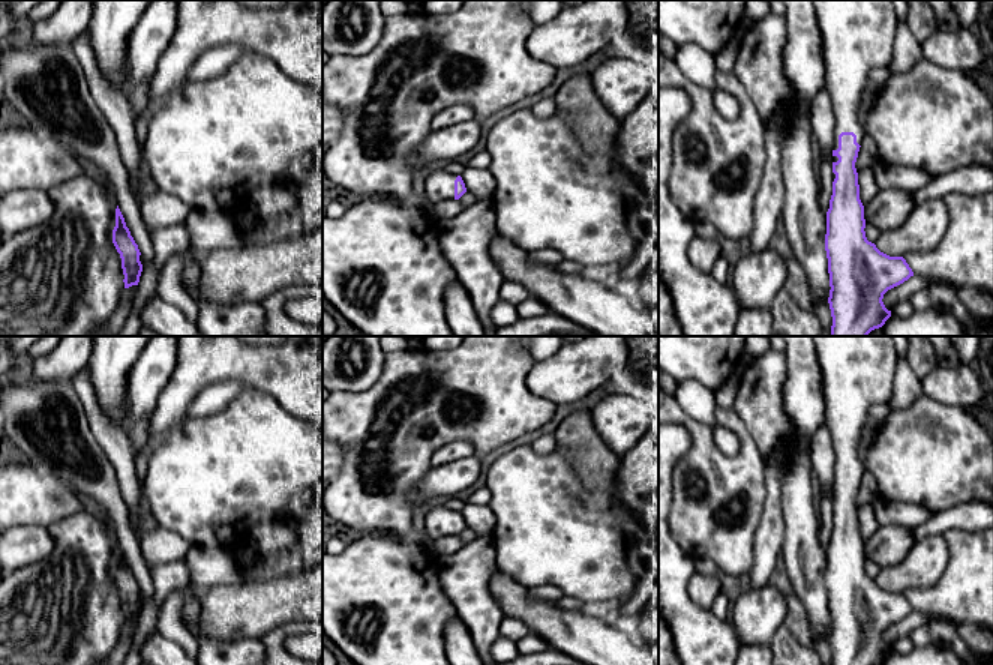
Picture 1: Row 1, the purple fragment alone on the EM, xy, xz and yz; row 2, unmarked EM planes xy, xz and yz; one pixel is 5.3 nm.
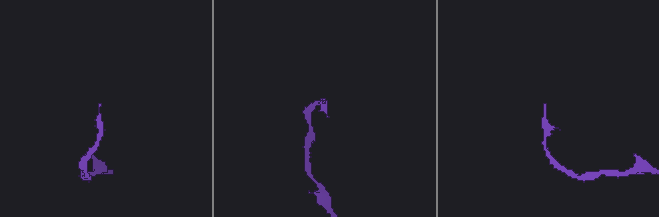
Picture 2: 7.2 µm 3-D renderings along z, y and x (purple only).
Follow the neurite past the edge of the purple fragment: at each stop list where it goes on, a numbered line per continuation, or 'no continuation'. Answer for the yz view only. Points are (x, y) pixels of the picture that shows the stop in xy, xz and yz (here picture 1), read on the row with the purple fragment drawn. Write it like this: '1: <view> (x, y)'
1: yz (857, 35)

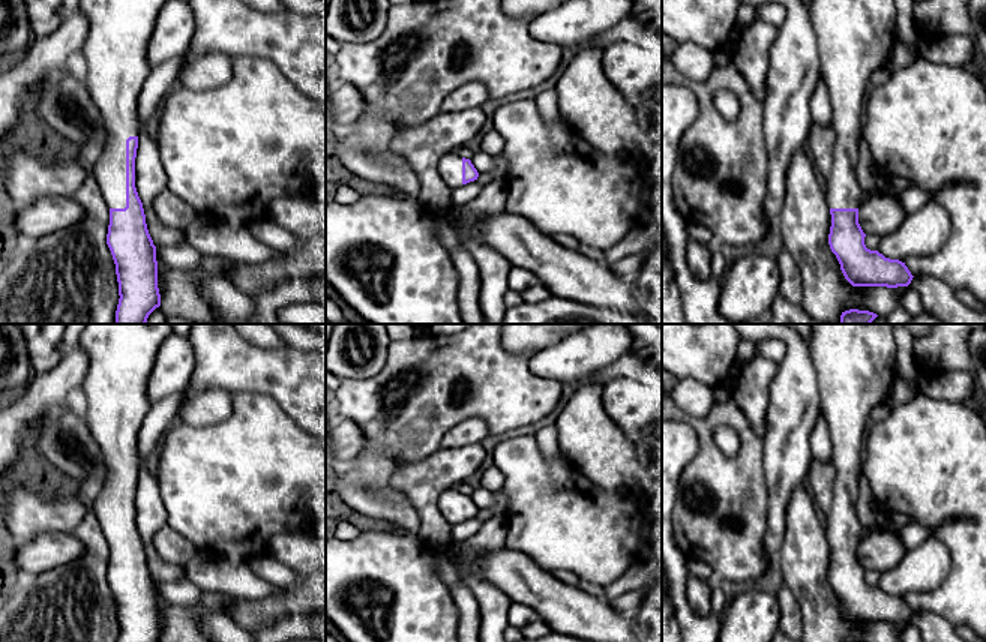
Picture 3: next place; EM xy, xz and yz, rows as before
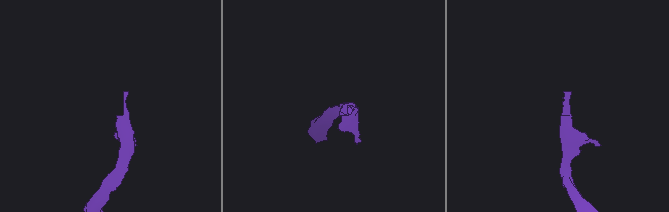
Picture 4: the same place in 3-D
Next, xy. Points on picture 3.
1: xy (113, 36)

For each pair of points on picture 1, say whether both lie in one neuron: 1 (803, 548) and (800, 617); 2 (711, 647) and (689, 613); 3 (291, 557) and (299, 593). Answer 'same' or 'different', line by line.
1: different
2: same
3: different

